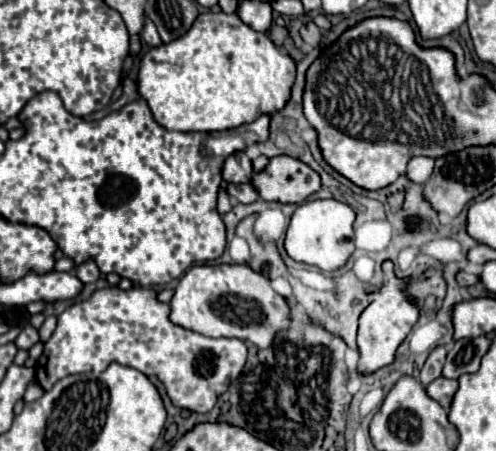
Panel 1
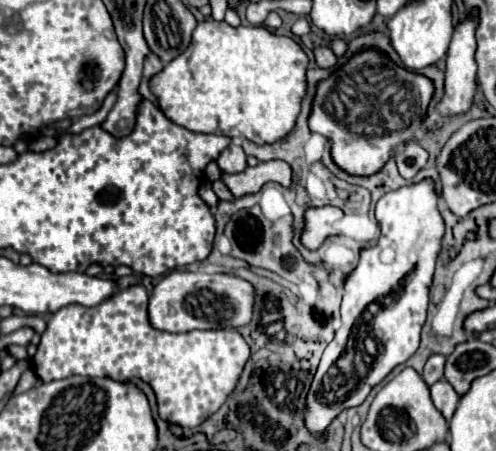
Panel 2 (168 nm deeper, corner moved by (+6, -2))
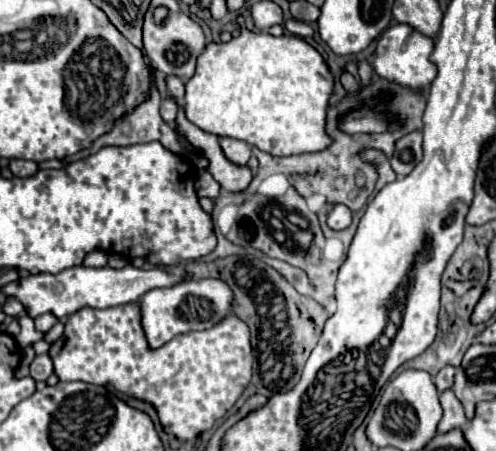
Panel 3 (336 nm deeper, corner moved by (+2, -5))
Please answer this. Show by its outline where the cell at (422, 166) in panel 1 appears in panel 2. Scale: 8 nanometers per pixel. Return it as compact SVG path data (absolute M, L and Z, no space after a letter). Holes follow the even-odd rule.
M406 142L396 150L394 158L396 158L396 166L398 166L400 176L410 180L426 164L428 154L418 142Z

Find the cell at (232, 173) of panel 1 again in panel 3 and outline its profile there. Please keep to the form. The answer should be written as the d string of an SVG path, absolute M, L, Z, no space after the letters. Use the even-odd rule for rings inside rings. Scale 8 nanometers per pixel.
M224 137L224 139L220 139L220 147L222 147L224 155L236 165L246 165L250 155L252 155L250 153L250 145L244 143L244 141L238 141L238 139Z

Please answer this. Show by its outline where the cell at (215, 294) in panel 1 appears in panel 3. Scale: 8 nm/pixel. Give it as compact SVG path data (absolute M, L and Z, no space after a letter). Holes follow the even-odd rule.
M190 279L172 287L150 289L138 299L142 307L142 327L152 349L168 343L174 335L210 329L232 313L232 289L222 279Z

